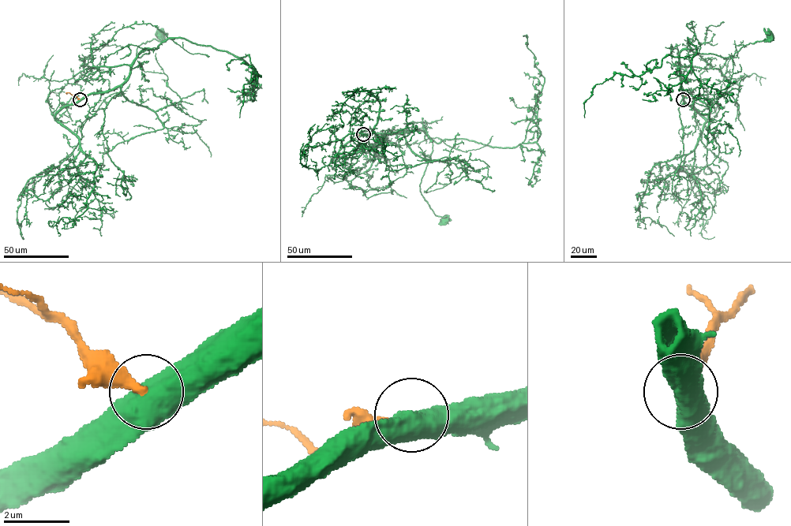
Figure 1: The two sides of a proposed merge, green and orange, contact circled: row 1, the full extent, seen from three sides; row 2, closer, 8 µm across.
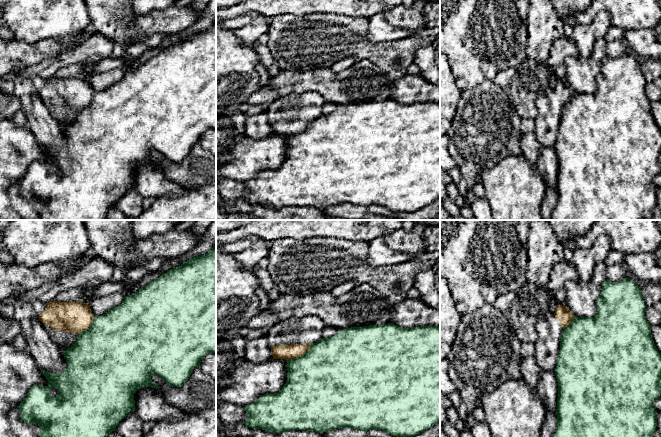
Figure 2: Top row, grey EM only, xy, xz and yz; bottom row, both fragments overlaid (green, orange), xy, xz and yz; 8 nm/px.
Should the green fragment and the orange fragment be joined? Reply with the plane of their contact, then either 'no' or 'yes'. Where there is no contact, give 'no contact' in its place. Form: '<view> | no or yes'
xz | no

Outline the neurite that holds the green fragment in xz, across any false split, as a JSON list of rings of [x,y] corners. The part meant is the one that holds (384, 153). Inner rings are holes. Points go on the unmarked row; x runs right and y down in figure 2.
[[[393,99],[351,103],[340,106],[336,111],[312,119],[307,128],[299,134],[286,136],[287,157],[278,169],[267,169],[256,178],[244,182],[248,194],[243,198],[253,205],[279,209],[291,206],[308,206],[318,209],[341,204],[366,208],[371,205],[384,206],[393,212],[413,213],[440,198],[440,102],[401,104]]]

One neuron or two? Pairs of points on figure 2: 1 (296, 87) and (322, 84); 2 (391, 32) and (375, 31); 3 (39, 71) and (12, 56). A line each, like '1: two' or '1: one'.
1: one
2: one
3: two

